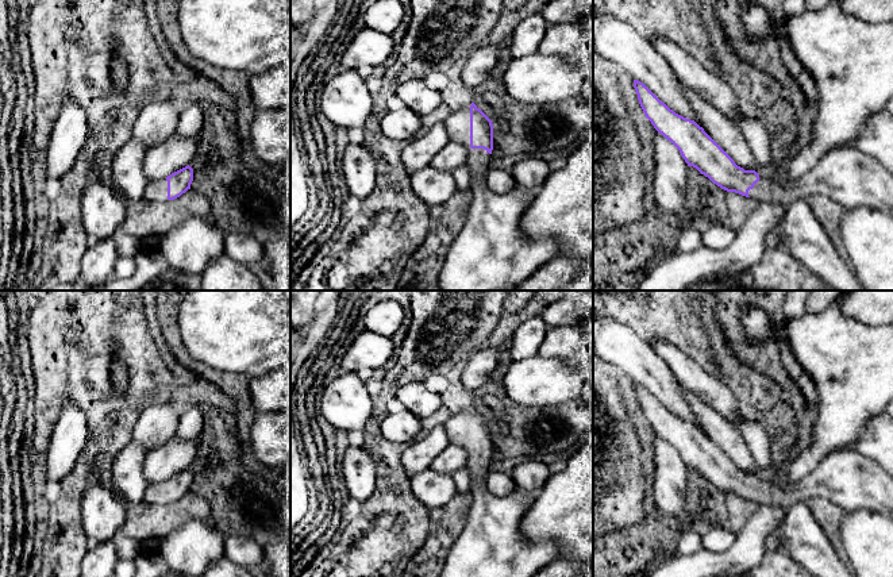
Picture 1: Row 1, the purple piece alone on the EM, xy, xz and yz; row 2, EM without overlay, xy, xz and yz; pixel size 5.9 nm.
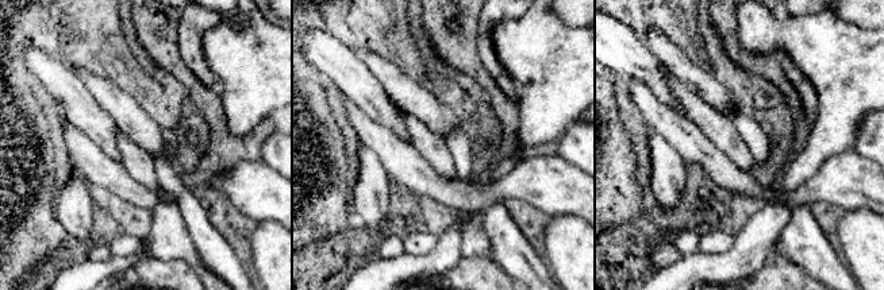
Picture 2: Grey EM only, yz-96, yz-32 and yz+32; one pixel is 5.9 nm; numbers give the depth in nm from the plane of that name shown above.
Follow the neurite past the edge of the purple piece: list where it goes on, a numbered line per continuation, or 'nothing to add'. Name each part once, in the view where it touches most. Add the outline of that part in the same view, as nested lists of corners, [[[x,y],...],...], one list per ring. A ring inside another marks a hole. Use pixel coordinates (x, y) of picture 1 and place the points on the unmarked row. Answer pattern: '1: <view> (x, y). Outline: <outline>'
1: xz (491, 545). Outline: [[[470,409],[461,411],[446,424],[449,442],[461,446],[467,453],[466,468],[470,474],[473,499],[467,522],[461,535],[450,549],[439,577],[532,577],[558,554],[553,541],[531,543],[521,531],[520,523],[536,500],[539,491],[516,488],[505,497],[492,495],[486,488],[492,457],[484,451],[470,450]]]

